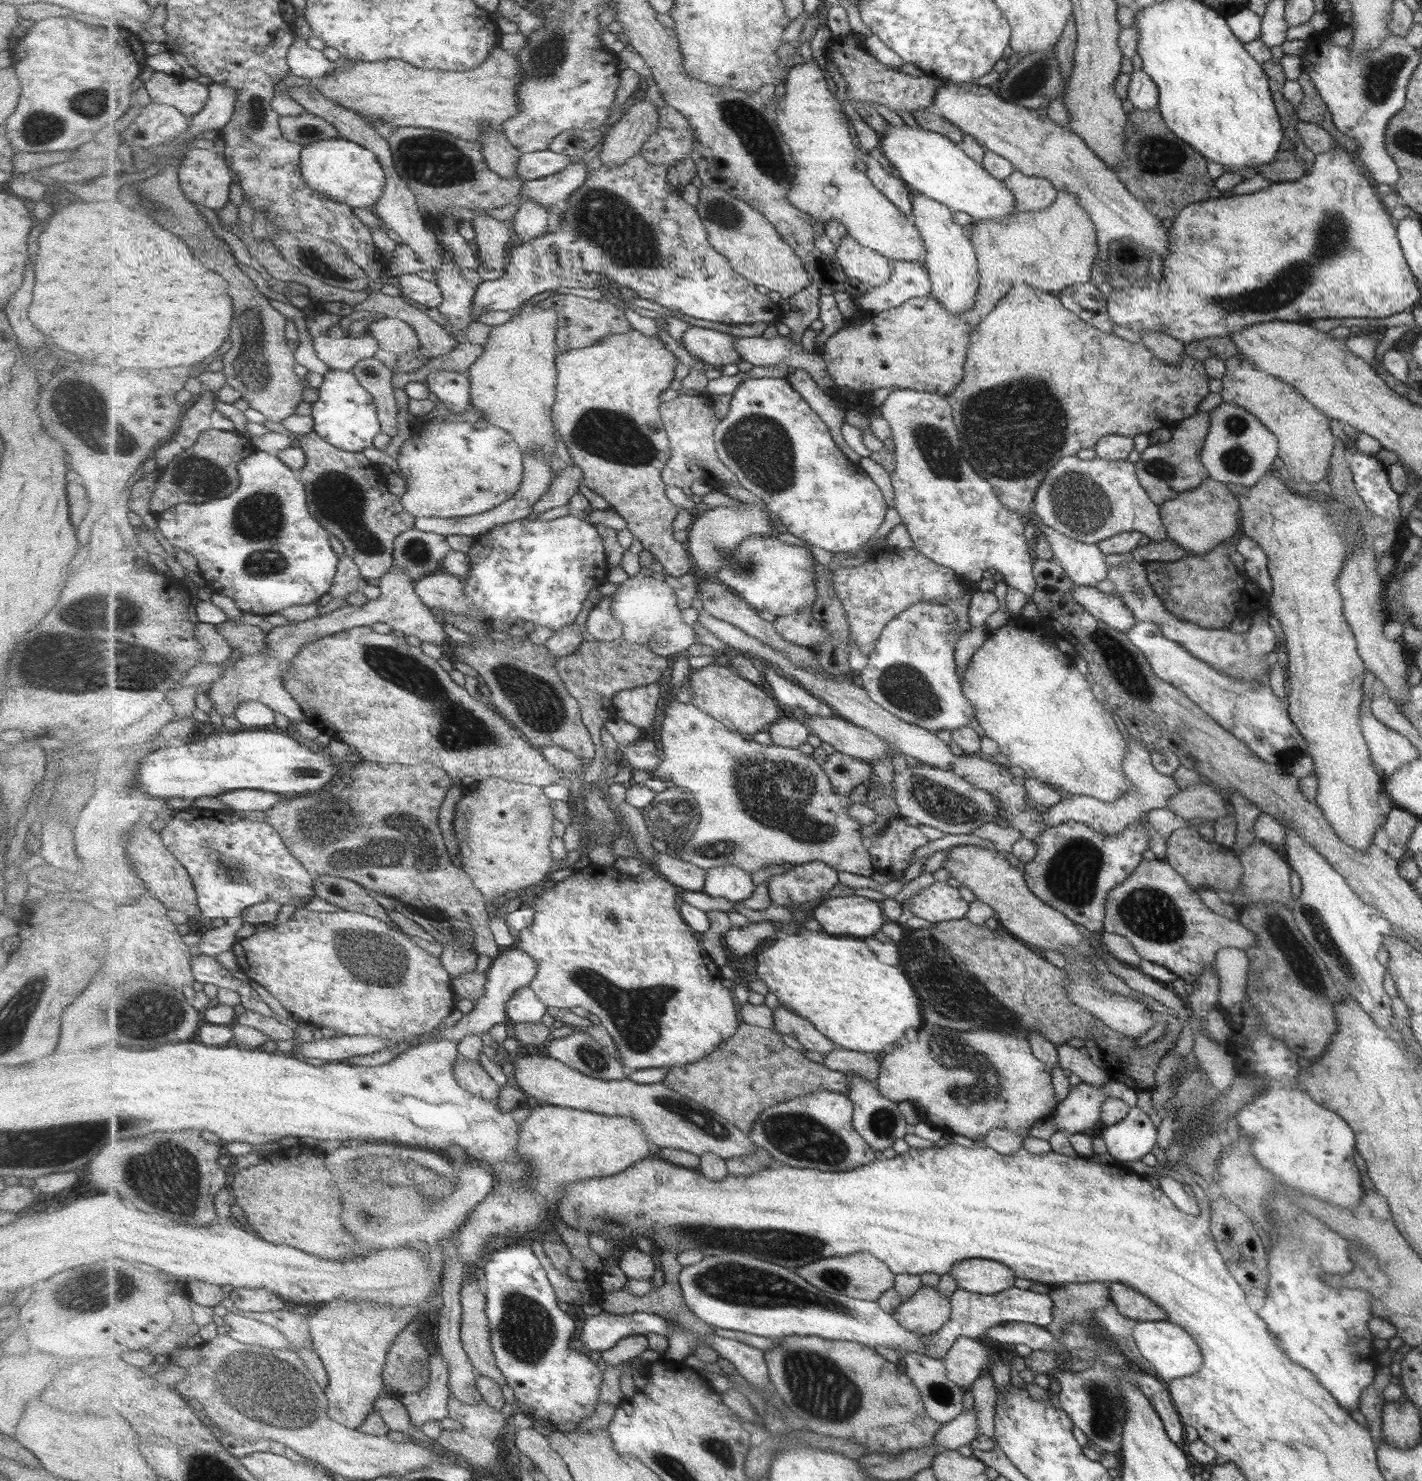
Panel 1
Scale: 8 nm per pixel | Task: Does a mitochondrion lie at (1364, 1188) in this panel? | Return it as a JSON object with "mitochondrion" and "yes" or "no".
{"mitochondrion":"no"}

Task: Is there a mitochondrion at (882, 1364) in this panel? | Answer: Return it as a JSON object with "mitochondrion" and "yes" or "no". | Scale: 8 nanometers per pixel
{"mitochondrion":"no"}

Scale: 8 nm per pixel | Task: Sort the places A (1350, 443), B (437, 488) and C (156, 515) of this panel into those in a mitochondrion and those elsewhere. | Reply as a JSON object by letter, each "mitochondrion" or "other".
{"A":"other","B":"other","C":"other"}

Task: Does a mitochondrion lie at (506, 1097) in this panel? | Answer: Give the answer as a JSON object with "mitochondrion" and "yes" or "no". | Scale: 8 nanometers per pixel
{"mitochondrion":"no"}

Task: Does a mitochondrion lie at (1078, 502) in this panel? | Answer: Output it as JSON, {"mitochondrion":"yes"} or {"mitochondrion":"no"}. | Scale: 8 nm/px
{"mitochondrion":"yes"}

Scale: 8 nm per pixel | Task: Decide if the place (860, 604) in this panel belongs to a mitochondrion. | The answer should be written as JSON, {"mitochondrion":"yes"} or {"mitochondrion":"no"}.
{"mitochondrion":"no"}

